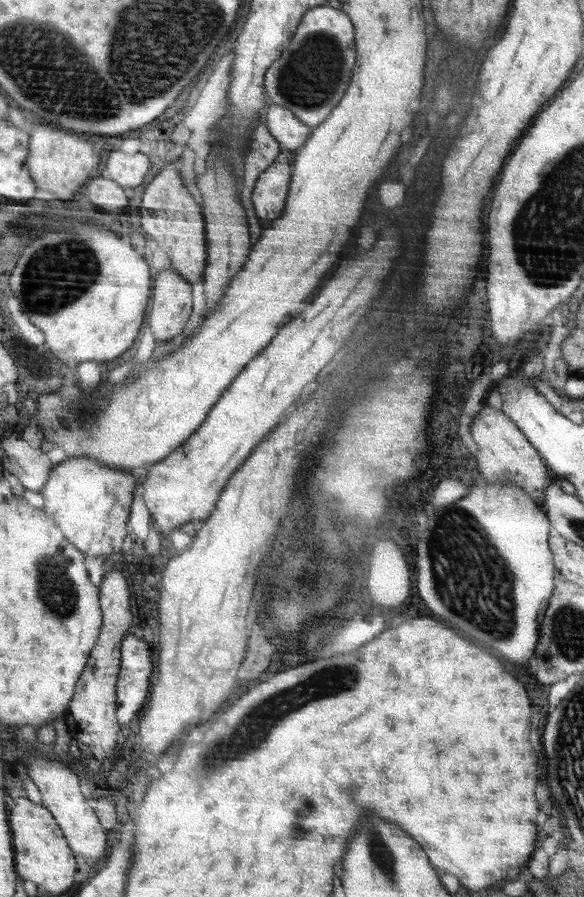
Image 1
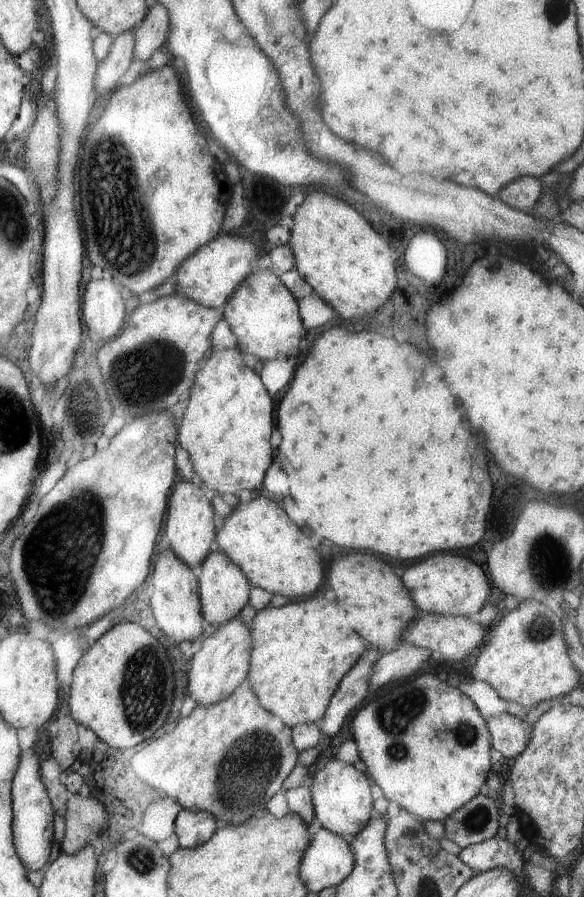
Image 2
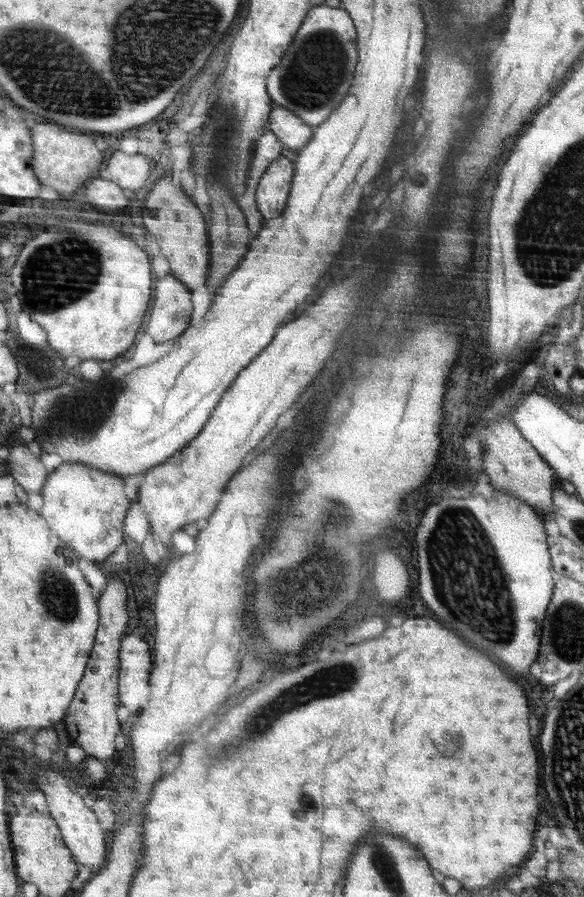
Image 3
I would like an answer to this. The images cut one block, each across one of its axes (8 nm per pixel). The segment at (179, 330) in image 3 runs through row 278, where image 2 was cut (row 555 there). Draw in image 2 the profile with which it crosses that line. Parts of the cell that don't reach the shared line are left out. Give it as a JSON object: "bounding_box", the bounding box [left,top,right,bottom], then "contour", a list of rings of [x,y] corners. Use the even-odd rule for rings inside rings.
{"bounding_box":[153,548,205,644],"contour":[[[173,548],[159,556],[157,568],[153,572],[153,610],[161,630],[177,640],[177,644],[195,642],[205,632],[205,616],[203,616],[203,596],[201,596],[201,580],[195,576],[193,566],[189,566]]]}

